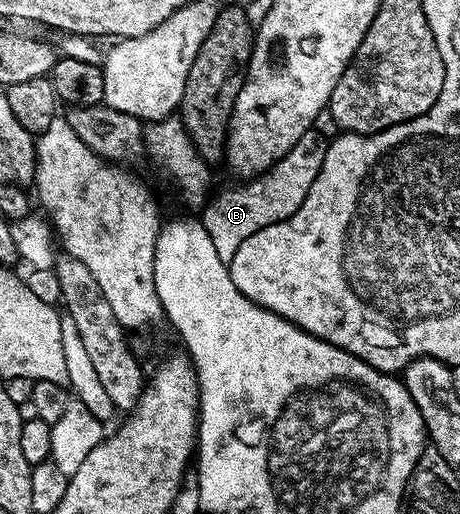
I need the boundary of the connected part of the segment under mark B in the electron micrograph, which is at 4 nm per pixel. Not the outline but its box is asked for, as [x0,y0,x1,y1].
[201,129,328,266]

